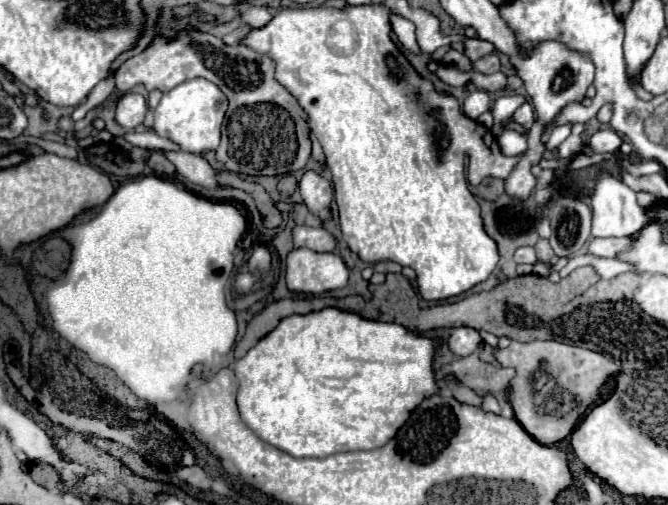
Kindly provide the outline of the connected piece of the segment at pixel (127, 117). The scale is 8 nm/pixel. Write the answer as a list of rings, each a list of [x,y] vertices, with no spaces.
[[[125,94],[117,108],[115,108],[115,120],[125,128],[125,130],[133,130],[139,124],[143,124],[143,118],[147,114],[147,102],[141,94]]]

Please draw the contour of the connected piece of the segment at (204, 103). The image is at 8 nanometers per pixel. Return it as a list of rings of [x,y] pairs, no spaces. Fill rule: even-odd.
[[[193,78],[163,94],[159,106],[153,110],[153,116],[155,116],[153,130],[159,136],[175,142],[183,152],[201,154],[207,150],[215,150],[219,146],[221,122],[223,122],[225,110],[227,110],[225,94],[213,82],[205,78]]]

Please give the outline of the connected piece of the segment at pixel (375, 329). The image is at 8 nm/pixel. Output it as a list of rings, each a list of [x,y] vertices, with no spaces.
[[[327,308],[321,312],[313,312],[307,316],[293,316],[293,318],[283,318],[281,324],[267,334],[255,348],[251,348],[241,360],[235,362],[235,376],[239,380],[239,394],[237,394],[237,404],[239,404],[239,414],[243,422],[267,444],[295,456],[295,458],[323,458],[331,456],[337,452],[351,452],[351,450],[373,450],[385,446],[397,430],[405,424],[409,418],[409,412],[421,404],[423,398],[439,392],[435,378],[433,378],[433,354],[435,354],[435,340],[423,338],[417,332],[409,332],[405,326],[393,324],[393,322],[373,322],[365,320],[357,314],[341,312],[337,308]]]

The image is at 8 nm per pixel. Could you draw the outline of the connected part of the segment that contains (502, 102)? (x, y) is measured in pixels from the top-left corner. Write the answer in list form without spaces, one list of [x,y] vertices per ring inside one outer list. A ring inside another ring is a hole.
[[[513,94],[513,96],[501,96],[493,102],[493,108],[491,108],[491,114],[493,114],[493,126],[491,126],[491,132],[495,136],[501,136],[503,130],[515,130],[519,134],[525,134],[525,128],[517,122],[513,122],[513,114],[519,106],[523,106],[527,100],[525,96],[521,94]]]

